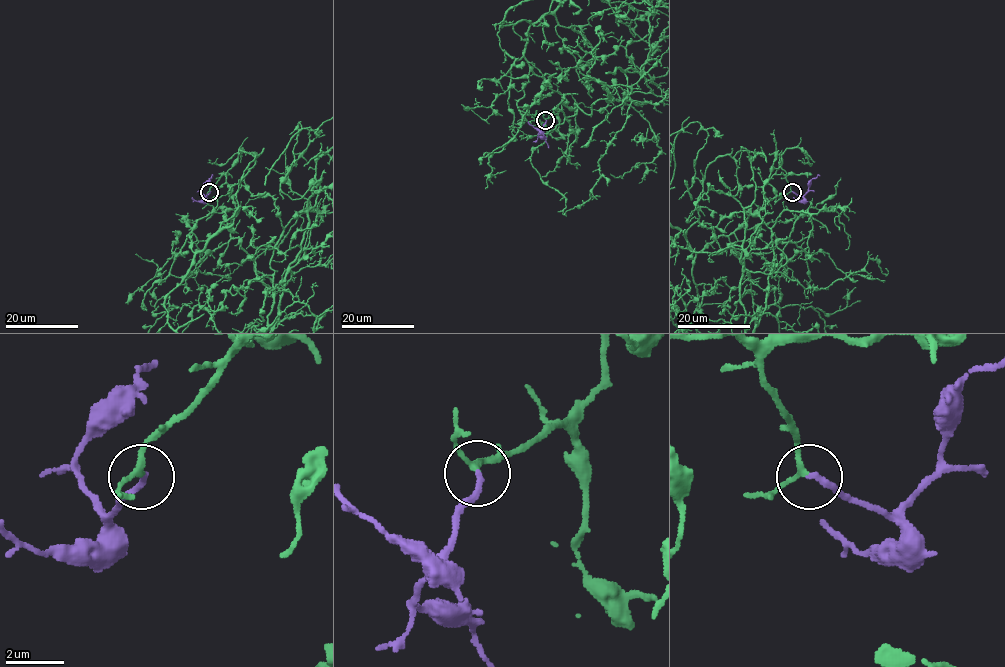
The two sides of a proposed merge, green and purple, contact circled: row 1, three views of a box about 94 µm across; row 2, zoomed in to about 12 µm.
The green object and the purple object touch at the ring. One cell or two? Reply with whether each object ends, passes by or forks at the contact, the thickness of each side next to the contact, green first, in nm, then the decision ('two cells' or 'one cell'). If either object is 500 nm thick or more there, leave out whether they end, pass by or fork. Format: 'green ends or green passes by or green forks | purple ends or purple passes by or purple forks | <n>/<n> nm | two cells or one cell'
green passes by | purple ends | 180/200 nm | one cell

